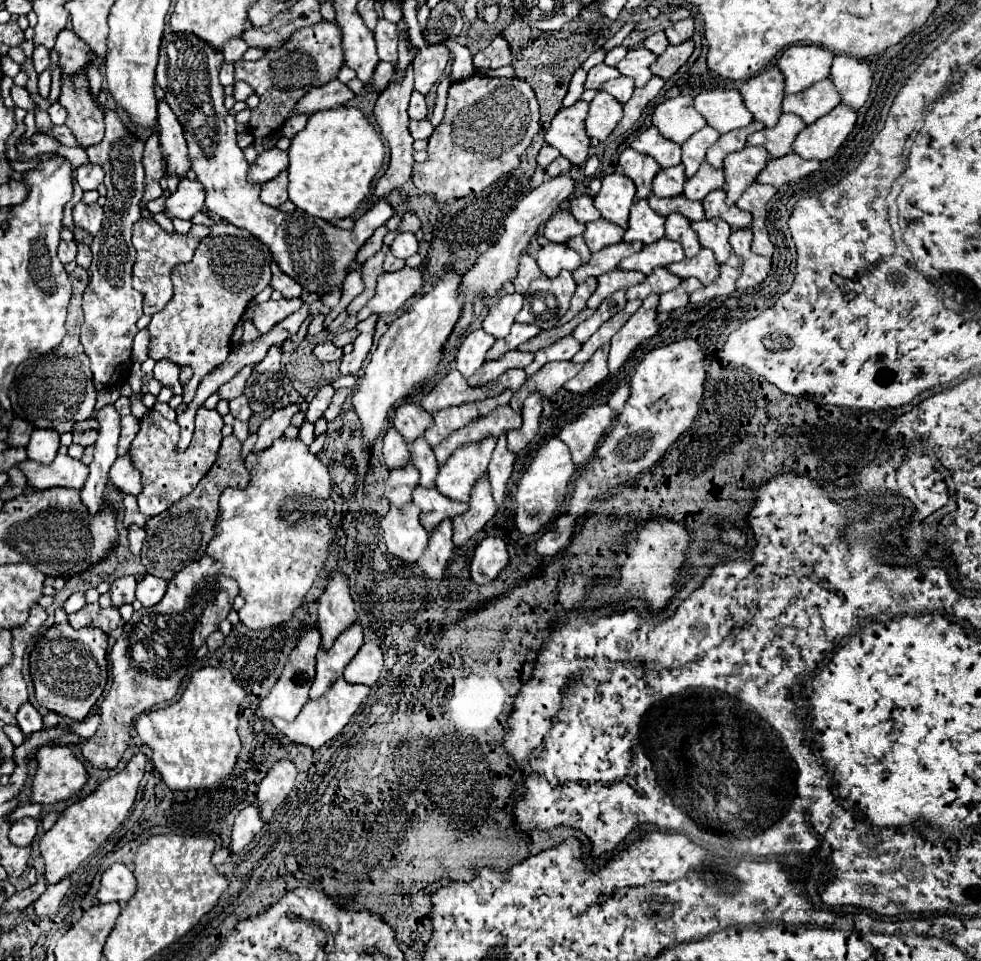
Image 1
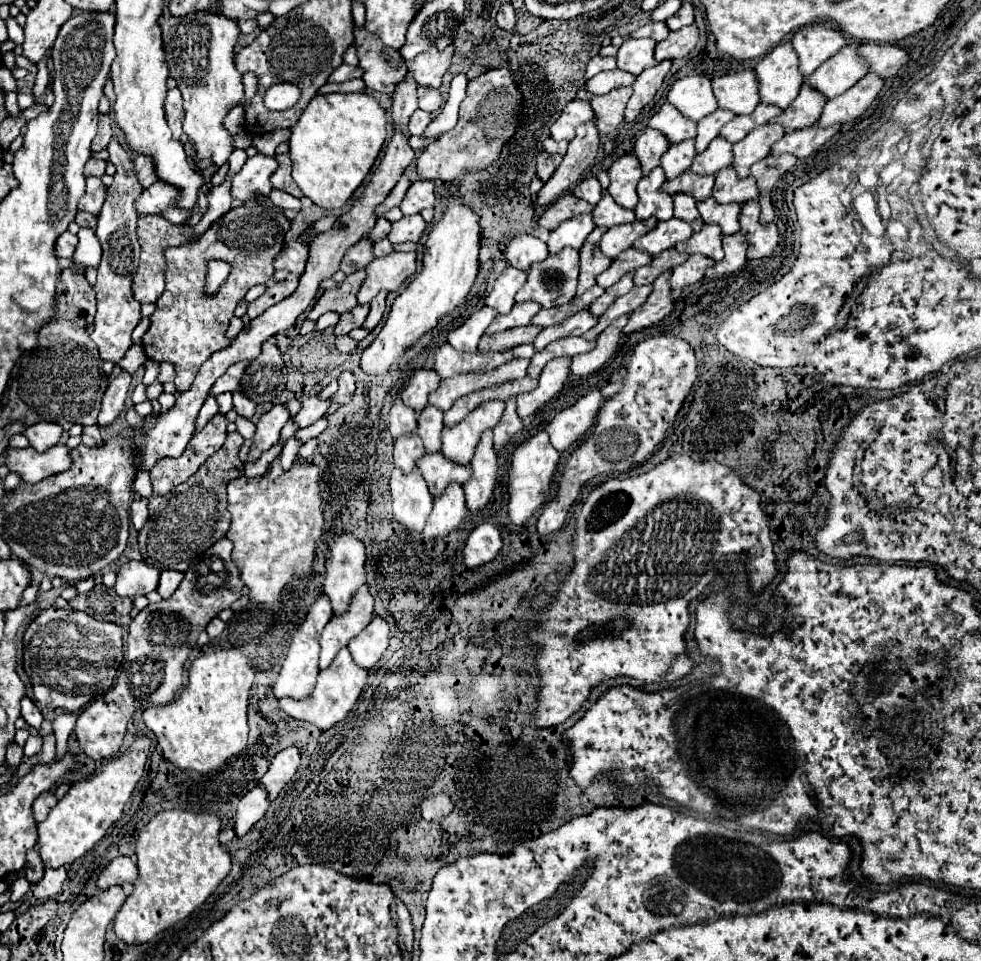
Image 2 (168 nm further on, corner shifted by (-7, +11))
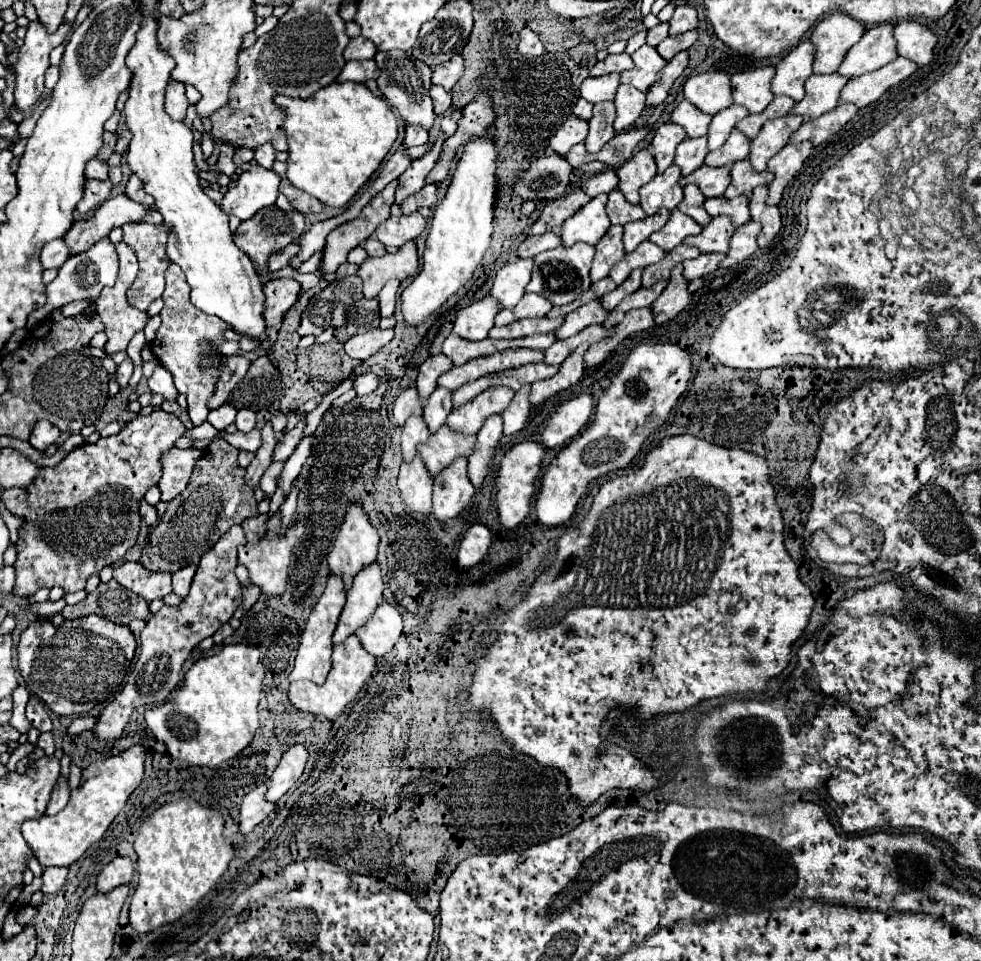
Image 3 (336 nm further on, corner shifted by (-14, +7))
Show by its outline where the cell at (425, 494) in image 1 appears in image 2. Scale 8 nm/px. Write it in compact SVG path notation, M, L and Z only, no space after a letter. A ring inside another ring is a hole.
M443 453L423 455L417 461L417 467L423 473L433 497L441 497L441 491L445 491L451 483L465 485L465 481L469 479L469 473L471 473L471 467L451 463L443 457Z

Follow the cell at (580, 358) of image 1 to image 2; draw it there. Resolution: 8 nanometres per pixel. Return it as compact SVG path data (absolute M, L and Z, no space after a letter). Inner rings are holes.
M645 285L645 287L635 287L635 289L631 289L627 295L623 295L623 297L619 297L601 317L599 317L599 323L593 327L593 329L589 329L589 333L585 333L585 339L589 339L589 341L595 341L597 337L599 337L599 333L605 329L605 327L609 327L611 325L611 321L615 321L617 317L621 317L621 315L629 315L629 313L633 313L641 303L645 303L645 299L649 297L649 293L651 293L651 285Z

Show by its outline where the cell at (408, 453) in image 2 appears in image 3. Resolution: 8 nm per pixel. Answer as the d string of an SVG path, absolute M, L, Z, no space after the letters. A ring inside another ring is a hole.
M410 417L404 427L402 427L402 437L400 437L400 447L402 447L402 455L406 461L412 461L412 457L416 455L416 447L420 443L426 443L430 437L428 427L424 425L422 417Z

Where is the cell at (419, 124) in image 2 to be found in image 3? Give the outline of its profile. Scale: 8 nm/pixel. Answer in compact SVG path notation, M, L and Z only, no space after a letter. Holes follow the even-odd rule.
M408 125L404 145L416 147L416 145L424 145L424 143L428 143L428 131L422 129L422 127L416 127L416 125Z

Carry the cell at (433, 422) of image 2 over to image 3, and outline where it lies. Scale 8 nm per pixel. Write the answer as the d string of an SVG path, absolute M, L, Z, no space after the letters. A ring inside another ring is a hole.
M436 387L434 393L428 397L428 401L424 403L424 421L428 423L430 433L436 433L444 423L448 413L452 411L452 393L448 393L448 389Z

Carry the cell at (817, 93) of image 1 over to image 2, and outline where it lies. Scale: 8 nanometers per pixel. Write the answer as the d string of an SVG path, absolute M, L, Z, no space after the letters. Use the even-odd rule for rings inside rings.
M859 43L845 45L837 55L833 55L819 69L815 69L815 73L805 77L803 83L811 85L815 91L819 91L827 99L833 99L845 93L867 73L865 63L859 61L857 47Z

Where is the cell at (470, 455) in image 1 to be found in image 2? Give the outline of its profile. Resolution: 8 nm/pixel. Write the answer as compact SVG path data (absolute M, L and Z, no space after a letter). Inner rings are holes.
M489 401L469 413L459 425L443 429L443 455L459 465L469 465L477 449L477 441L485 429L495 429L501 413L505 411L503 401Z

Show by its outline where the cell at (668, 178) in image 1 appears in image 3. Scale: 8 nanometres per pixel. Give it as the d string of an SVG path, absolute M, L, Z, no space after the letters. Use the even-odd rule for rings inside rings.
M698 137L698 139L684 139L678 149L676 149L676 159L674 163L682 167L682 175L690 175L692 171L696 171L704 159L708 155L708 145L706 145L706 137Z

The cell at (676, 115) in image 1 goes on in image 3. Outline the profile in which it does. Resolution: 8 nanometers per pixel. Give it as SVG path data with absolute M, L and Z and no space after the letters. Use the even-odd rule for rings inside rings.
M722 71L700 73L686 81L684 97L704 113L718 113L732 105L730 75Z

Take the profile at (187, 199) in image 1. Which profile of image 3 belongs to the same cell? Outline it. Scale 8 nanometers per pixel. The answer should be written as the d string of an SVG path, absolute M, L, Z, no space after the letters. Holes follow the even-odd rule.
M118 195L103 203L90 217L76 219L72 229L68 229L64 241L72 249L72 255L88 251L96 241L108 237L108 233L115 227L122 227L126 223L134 223L144 217L148 209L130 201L126 195Z

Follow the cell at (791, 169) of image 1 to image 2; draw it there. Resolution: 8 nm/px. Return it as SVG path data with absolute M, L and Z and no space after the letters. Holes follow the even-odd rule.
M807 127L807 129L799 129L793 133L787 133L783 139L779 139L771 153L793 153L797 159L805 159L809 157L813 151L817 151L827 139L831 139L837 133L837 127L829 127L829 129L819 129L819 127Z

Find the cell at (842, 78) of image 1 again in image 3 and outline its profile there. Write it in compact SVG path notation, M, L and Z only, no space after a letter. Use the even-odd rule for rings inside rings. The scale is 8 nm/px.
M900 21L894 29L898 41L898 55L916 61L918 67L924 67L932 61L932 49L938 43L936 35L920 21Z

